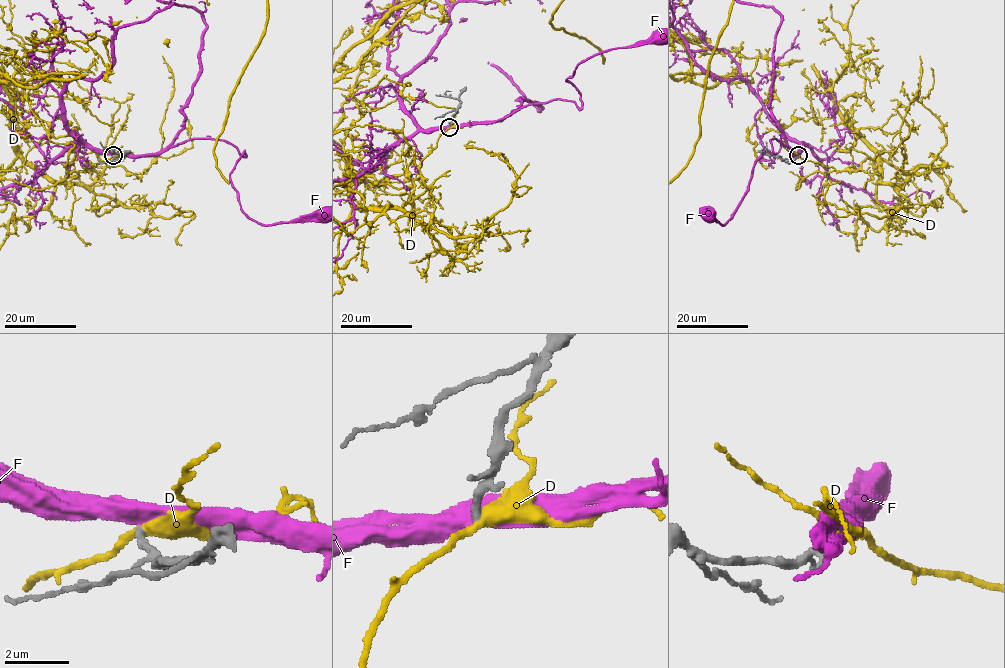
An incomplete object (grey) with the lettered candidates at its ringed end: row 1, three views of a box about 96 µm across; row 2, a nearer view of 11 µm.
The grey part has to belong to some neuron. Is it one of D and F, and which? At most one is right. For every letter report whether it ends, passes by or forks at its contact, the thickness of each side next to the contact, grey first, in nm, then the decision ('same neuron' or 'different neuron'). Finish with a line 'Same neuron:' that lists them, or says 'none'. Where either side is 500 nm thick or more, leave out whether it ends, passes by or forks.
D: it passes by | 280/380 nm | different neuron
F: 240/600 nm | different neuron
Same neuron: none

